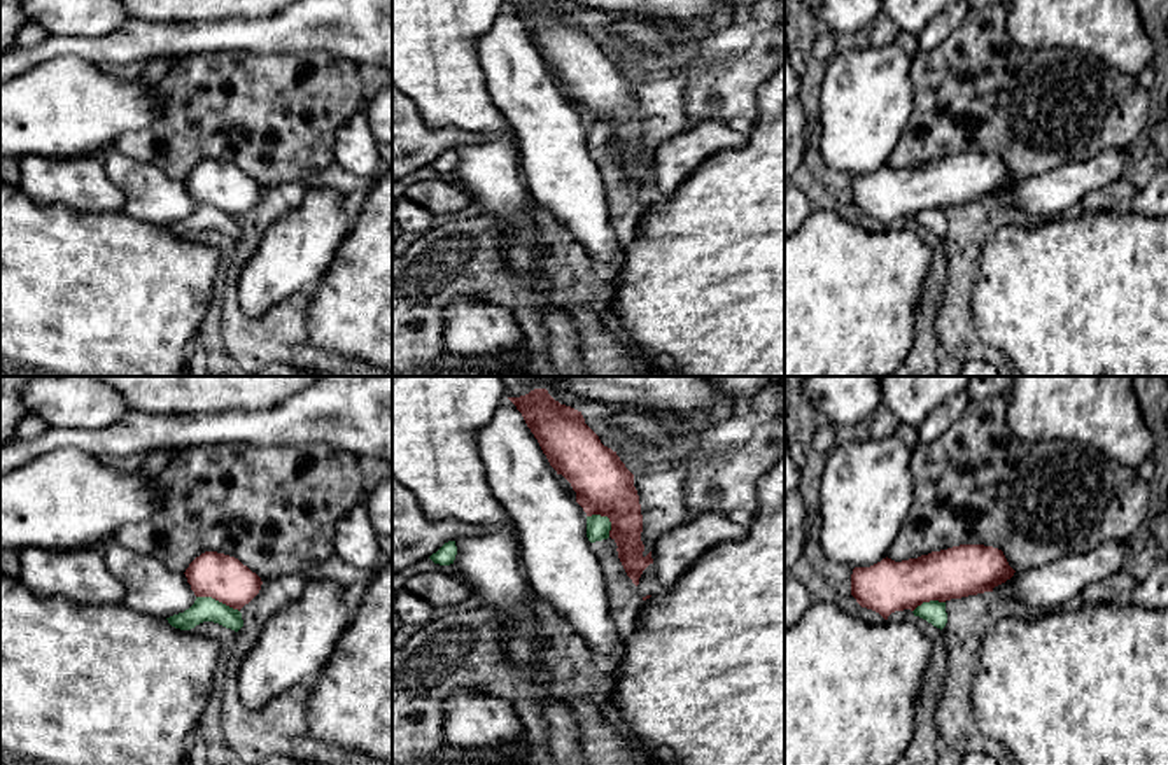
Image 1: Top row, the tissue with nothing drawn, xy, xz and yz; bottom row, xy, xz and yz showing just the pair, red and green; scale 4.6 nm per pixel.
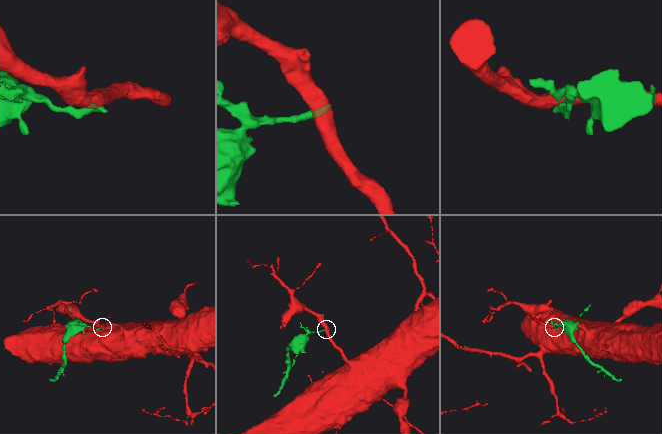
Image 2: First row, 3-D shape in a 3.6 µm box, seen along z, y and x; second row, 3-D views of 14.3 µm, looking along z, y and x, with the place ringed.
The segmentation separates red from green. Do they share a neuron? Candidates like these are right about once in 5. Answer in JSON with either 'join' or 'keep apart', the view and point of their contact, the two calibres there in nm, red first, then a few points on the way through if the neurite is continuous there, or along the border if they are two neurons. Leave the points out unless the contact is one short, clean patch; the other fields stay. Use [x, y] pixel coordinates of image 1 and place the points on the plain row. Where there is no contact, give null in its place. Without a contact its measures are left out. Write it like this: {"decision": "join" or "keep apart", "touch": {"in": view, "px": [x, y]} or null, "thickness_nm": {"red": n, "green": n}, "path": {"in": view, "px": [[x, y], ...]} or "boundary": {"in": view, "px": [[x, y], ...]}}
{"decision": "keep apart", "touch": {"in": "xy", "px": [218, 207]}, "thickness_nm": {"red": 220, "green": 110}, "boundary": {"in": "xy", "px": [[197, 203], [211, 203], [239, 219]]}}

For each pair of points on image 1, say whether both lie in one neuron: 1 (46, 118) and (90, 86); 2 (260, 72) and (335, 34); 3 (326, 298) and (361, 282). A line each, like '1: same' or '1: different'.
1: same
2: different
3: same

